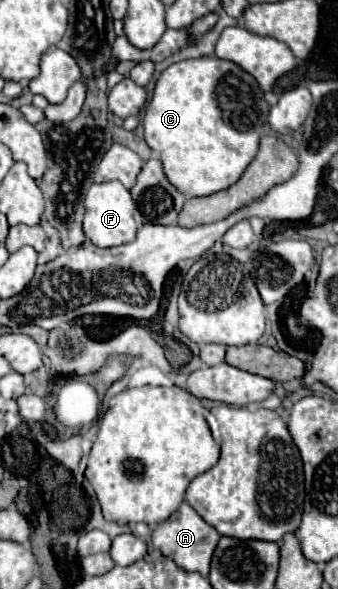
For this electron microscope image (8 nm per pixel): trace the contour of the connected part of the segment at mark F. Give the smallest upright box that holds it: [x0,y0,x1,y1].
[84,181,136,247]

